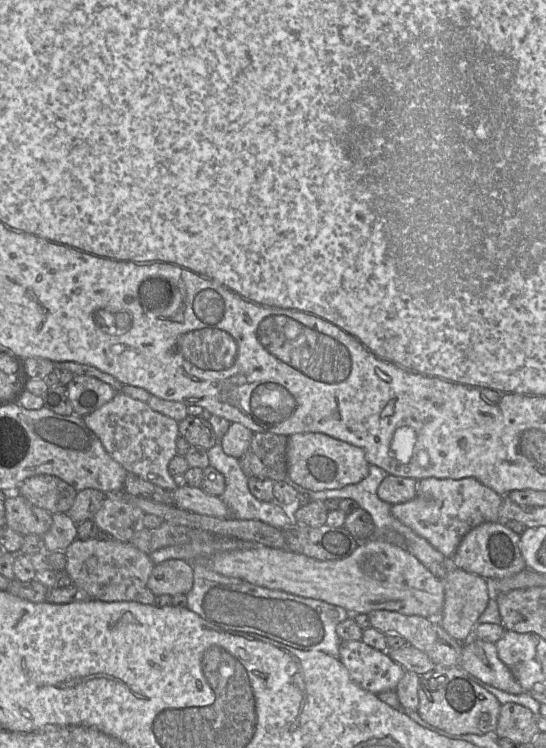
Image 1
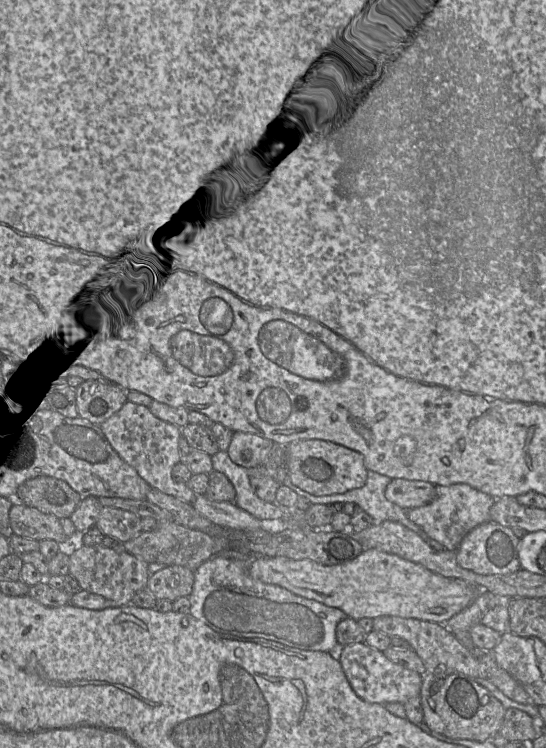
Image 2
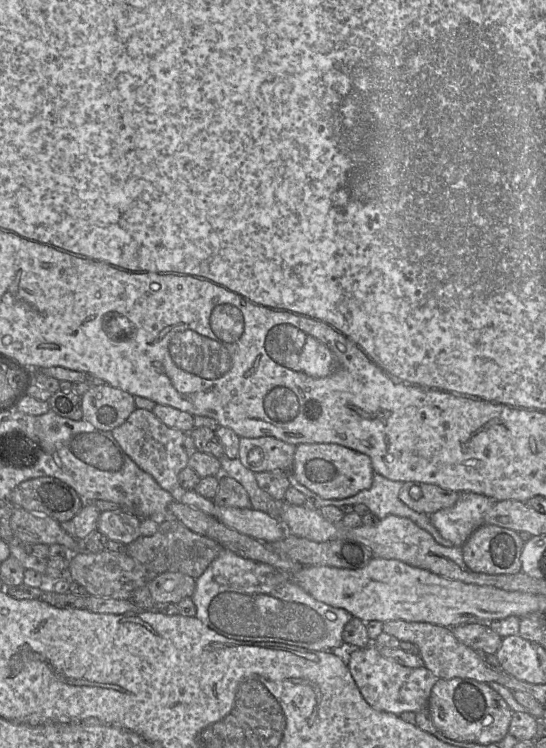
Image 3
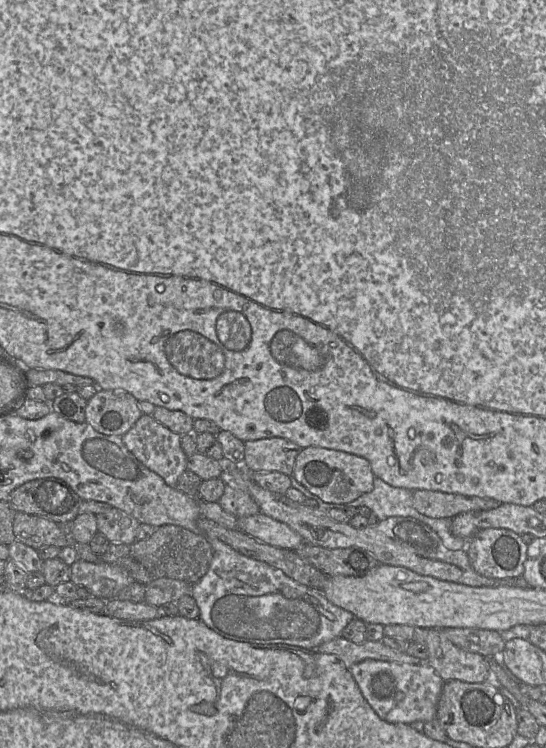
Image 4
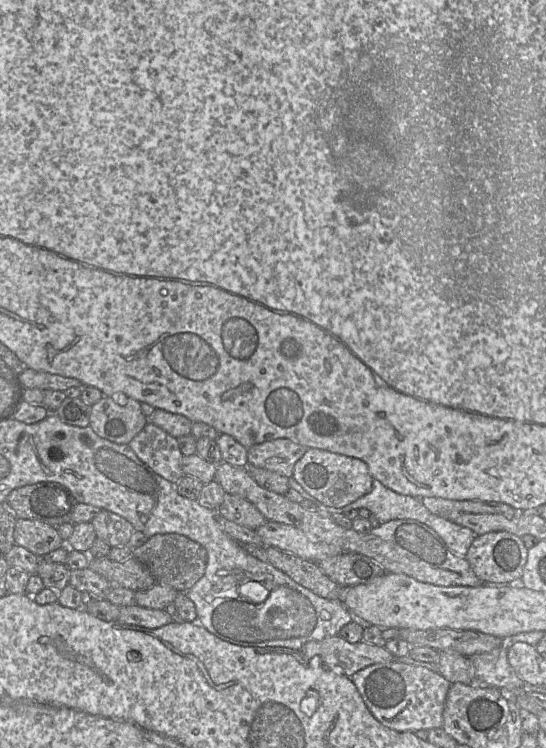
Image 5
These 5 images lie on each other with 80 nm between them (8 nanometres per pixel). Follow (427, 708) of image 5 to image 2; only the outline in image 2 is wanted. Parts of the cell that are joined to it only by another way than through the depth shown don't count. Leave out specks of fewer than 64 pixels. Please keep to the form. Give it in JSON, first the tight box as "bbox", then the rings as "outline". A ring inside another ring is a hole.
{"bbox":[338,642,423,704],"outline":[[[365,642],[344,645],[338,649],[338,660],[354,692],[364,701],[377,704],[404,704],[420,696],[423,676],[388,659],[382,651]]]}

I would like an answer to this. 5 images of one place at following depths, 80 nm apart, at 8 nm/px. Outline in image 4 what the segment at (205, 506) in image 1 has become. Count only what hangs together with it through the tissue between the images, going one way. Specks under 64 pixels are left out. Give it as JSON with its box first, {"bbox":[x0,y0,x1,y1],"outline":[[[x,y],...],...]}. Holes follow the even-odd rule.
{"bbox":[238,513,306,550],"outline":[[[263,513],[238,518],[238,530],[242,530],[260,542],[278,548],[296,550],[306,541],[287,524]]]}

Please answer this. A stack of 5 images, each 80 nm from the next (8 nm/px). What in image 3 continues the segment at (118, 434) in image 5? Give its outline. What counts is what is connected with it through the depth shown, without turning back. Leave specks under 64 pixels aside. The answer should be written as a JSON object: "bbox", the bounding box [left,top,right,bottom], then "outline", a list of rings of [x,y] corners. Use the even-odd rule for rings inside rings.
{"bbox":[82,383,135,431],"outline":[[[106,383],[91,385],[82,396],[82,420],[104,431],[122,425],[135,409],[134,396]]]}

